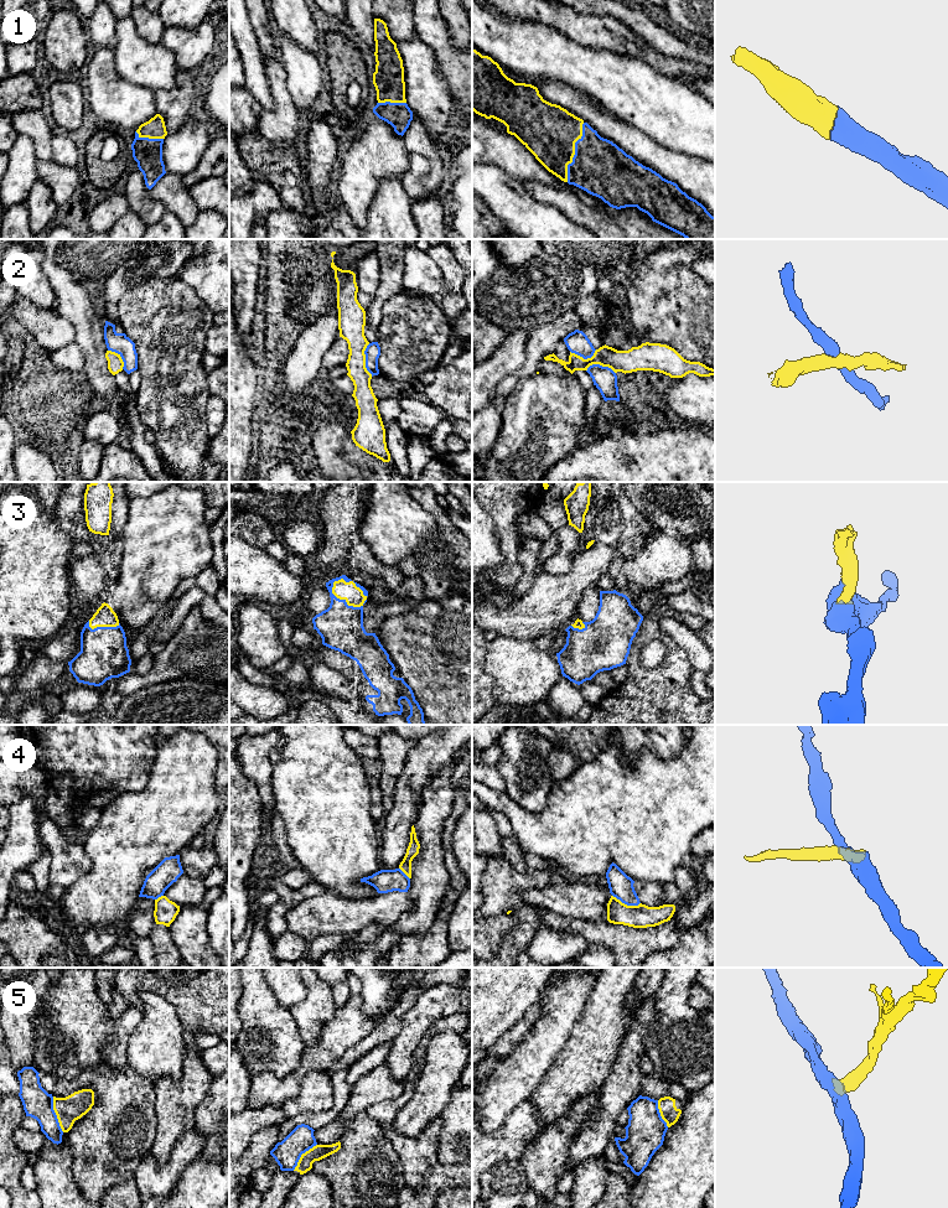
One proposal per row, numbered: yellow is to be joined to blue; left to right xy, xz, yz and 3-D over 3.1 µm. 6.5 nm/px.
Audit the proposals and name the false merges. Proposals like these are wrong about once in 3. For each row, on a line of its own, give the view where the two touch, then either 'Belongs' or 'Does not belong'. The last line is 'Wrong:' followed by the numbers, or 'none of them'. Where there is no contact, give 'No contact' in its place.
1: Touches blue in yz. Belongs
2: Touches blue in xz. Does not belong
3: Touches blue in xz. Belongs
4: Touches blue in yz. Does not belong
5: Touches blue in xy. Does not belong
Wrong: 2, 4, 5

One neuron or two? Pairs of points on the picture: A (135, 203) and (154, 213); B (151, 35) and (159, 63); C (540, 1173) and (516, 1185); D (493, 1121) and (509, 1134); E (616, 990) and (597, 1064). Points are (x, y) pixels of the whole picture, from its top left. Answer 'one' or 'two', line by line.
A: one
B: two
C: two
D: two
E: one

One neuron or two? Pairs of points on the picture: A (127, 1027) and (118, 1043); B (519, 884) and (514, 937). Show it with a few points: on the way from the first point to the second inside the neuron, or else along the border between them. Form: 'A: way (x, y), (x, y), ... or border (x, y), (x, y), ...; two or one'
A: way (123, 1031), (120, 1040); one
B: way (516, 897), (517, 923); one

